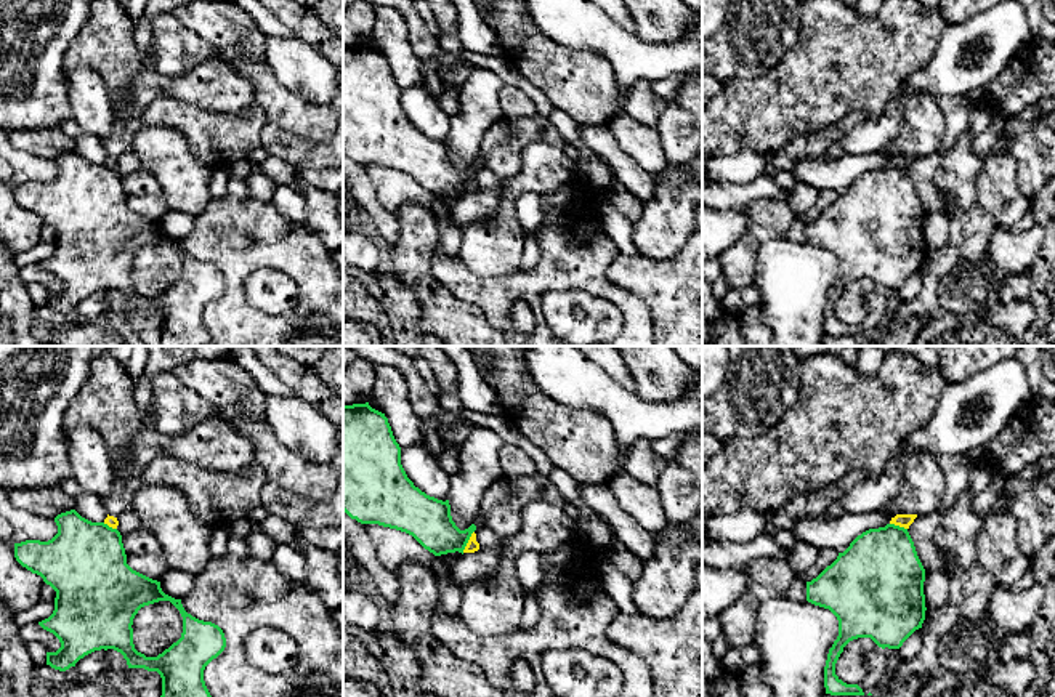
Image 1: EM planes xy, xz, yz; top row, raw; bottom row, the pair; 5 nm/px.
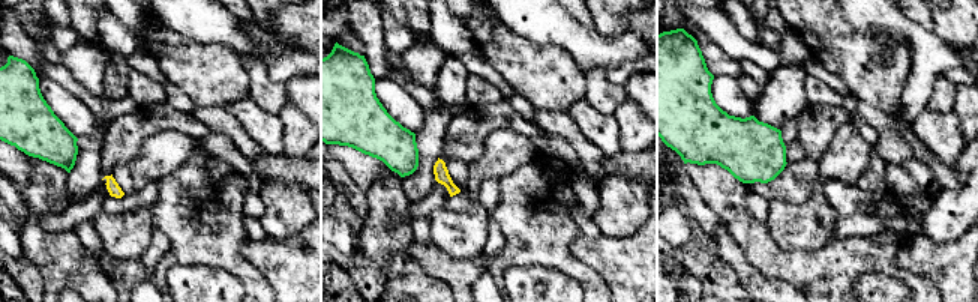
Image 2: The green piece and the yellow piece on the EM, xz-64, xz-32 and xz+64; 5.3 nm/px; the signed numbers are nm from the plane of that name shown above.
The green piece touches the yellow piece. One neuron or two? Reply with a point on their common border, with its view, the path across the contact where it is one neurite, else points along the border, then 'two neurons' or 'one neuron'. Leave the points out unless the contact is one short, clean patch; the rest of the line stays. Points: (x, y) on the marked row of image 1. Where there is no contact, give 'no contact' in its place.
meets green in xz at (467, 542); border along xz (473, 531), (462, 551); two neurons

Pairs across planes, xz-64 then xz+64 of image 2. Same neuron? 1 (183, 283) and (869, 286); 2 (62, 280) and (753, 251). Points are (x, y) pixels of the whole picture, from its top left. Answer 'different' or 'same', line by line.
1: same
2: different

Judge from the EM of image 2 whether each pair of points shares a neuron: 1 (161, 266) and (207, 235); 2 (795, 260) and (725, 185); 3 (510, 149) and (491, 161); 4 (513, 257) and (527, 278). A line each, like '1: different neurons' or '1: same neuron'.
1: same neuron
2: same neuron
3: same neuron
4: different neurons

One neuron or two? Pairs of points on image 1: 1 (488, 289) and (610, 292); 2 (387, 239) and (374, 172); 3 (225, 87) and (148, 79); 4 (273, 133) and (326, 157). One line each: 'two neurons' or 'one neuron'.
1: one neuron
2: two neurons
3: one neuron
4: one neuron

